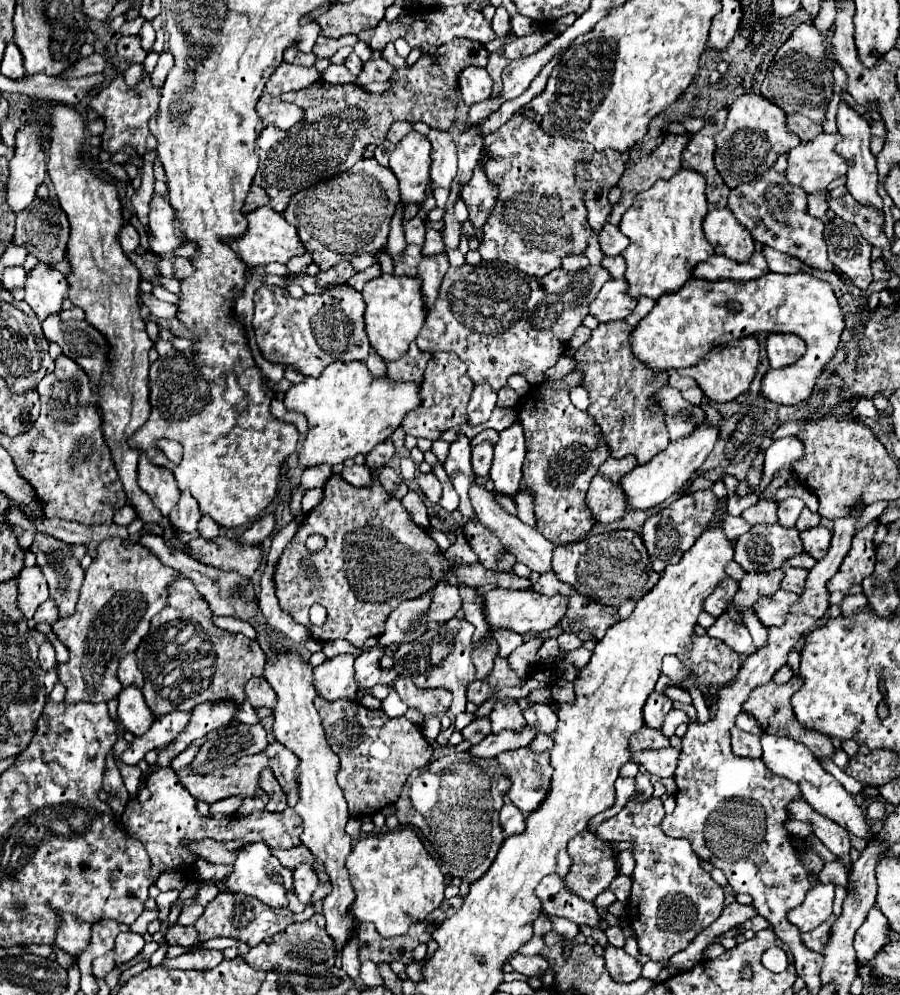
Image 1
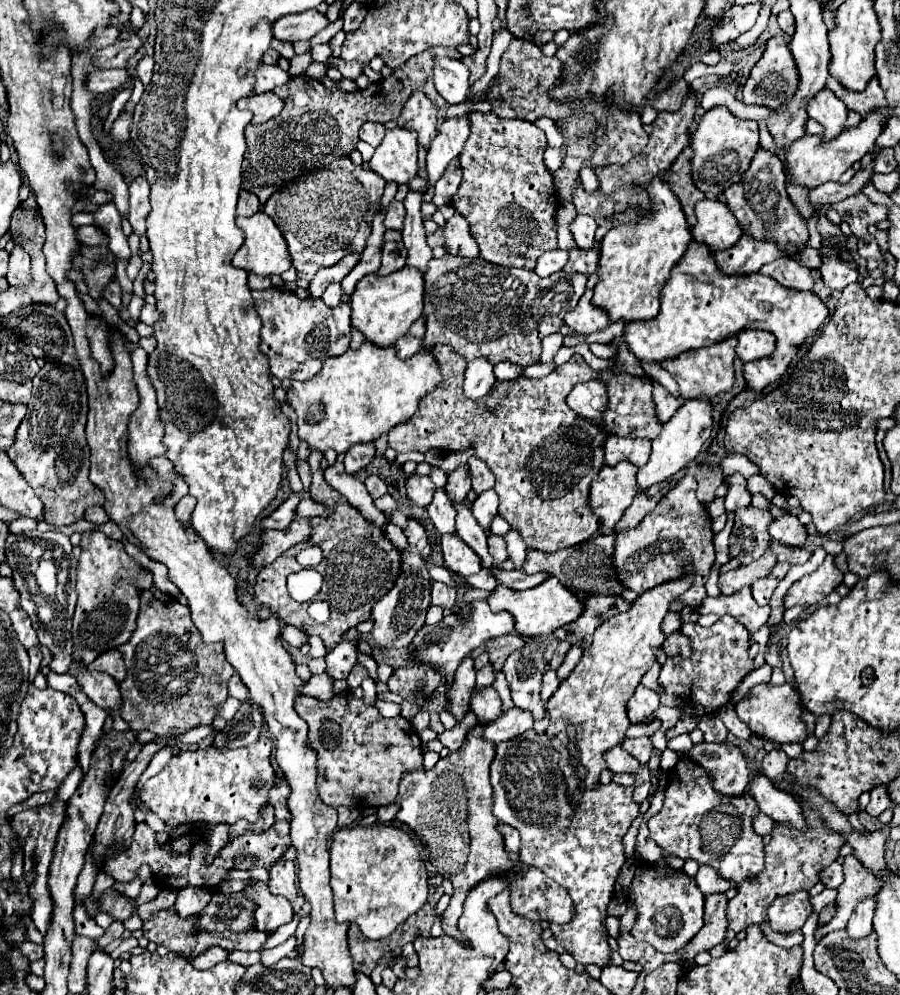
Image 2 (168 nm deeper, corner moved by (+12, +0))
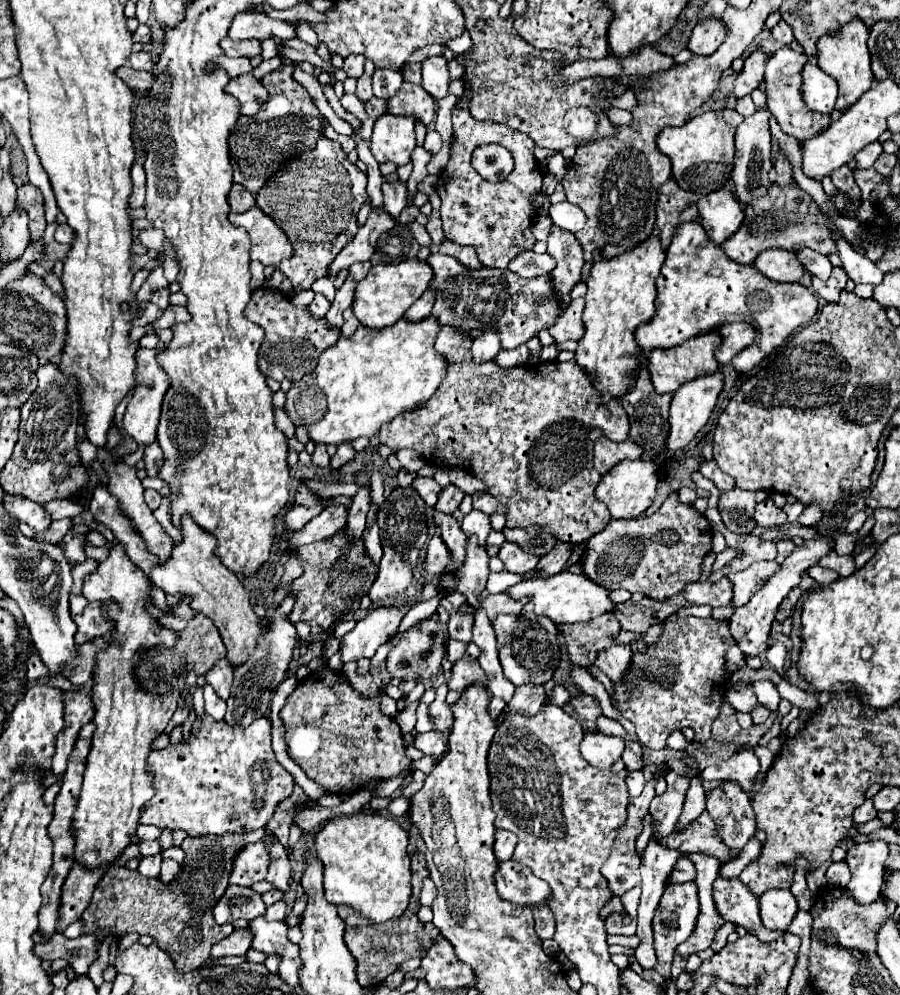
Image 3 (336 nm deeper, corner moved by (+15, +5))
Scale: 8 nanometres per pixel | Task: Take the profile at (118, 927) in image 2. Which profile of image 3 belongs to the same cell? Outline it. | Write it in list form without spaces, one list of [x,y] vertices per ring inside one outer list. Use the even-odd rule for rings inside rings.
[[[84,933],[76,939],[54,935],[54,939],[48,943],[36,943],[34,955],[48,961],[66,959],[76,973],[86,973],[90,963],[94,963],[98,957],[98,943],[100,943],[98,933]]]

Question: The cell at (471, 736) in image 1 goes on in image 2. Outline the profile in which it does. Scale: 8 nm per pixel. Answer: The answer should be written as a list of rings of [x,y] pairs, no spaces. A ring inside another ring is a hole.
[[[467,712],[465,718],[463,718],[461,722],[457,722],[451,730],[445,730],[445,732],[437,734],[437,740],[439,740],[449,752],[455,752],[455,750],[459,750],[459,746],[463,744],[465,734],[467,734],[475,724],[477,724],[475,714],[473,714],[473,712]]]

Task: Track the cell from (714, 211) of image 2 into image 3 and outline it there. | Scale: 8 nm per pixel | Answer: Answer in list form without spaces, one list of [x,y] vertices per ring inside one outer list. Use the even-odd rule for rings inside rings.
[[[714,191],[698,201],[700,223],[706,229],[708,237],[720,245],[730,235],[734,235],[744,219],[742,205],[730,191]]]

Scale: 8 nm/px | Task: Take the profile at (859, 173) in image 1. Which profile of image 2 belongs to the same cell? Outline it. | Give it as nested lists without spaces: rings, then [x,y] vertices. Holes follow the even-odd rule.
[[[823,88],[815,94],[815,98],[811,98],[811,104],[807,104],[807,114],[825,126],[827,140],[843,132],[843,122],[847,120],[845,104],[829,88]]]

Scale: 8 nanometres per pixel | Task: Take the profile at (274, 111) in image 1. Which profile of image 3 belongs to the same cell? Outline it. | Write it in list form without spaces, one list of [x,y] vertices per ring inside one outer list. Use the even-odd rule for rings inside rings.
[[[254,75],[230,79],[230,85],[226,87],[226,91],[240,101],[242,115],[256,115],[270,97],[268,89]]]

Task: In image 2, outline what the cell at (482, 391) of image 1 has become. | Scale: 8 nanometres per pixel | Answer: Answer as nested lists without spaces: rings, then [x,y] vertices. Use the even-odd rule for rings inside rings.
[[[475,358],[467,364],[465,370],[465,394],[473,400],[485,396],[495,382],[493,366],[485,358]]]

